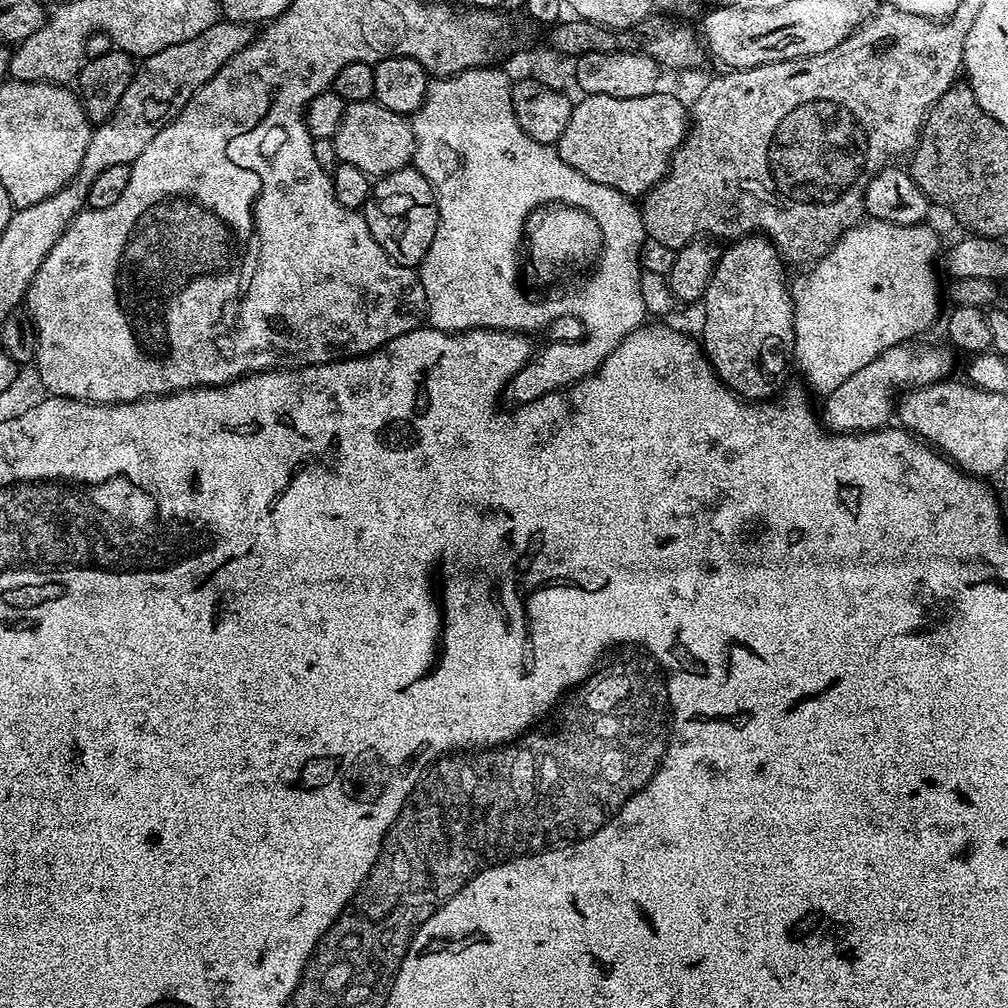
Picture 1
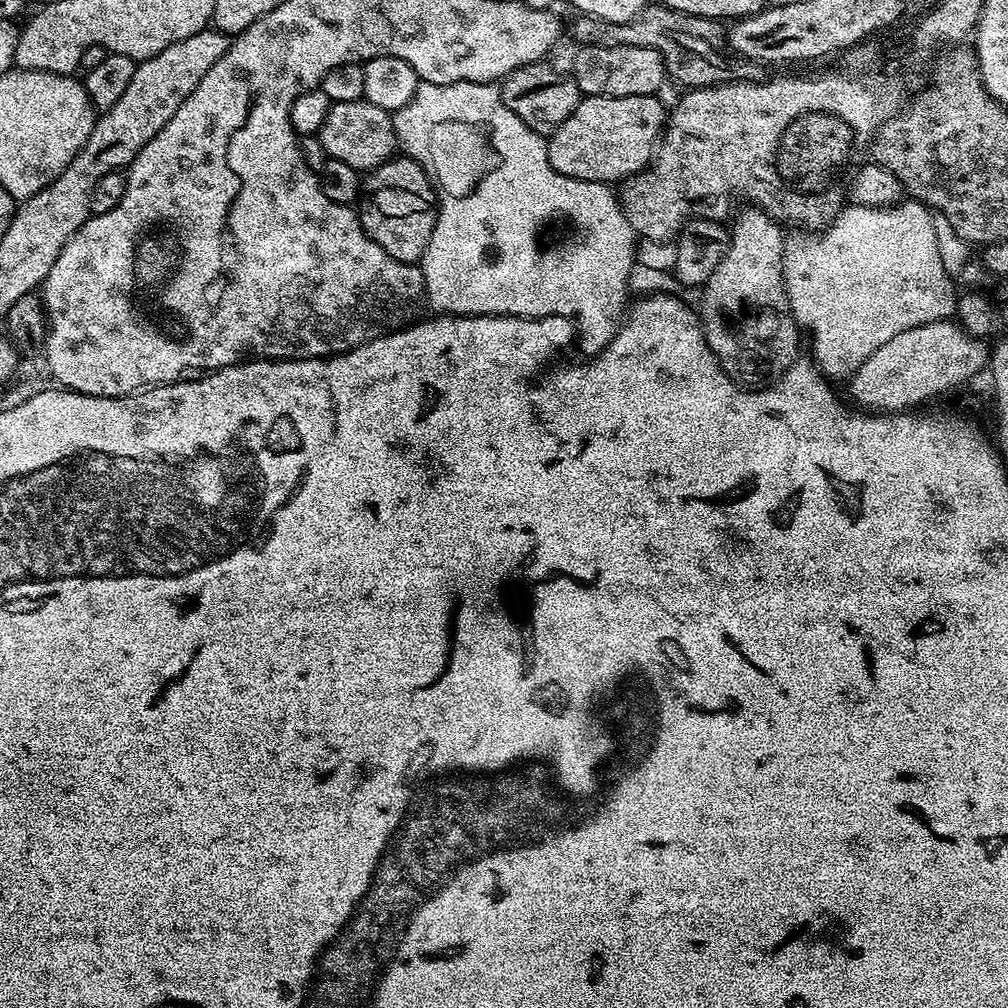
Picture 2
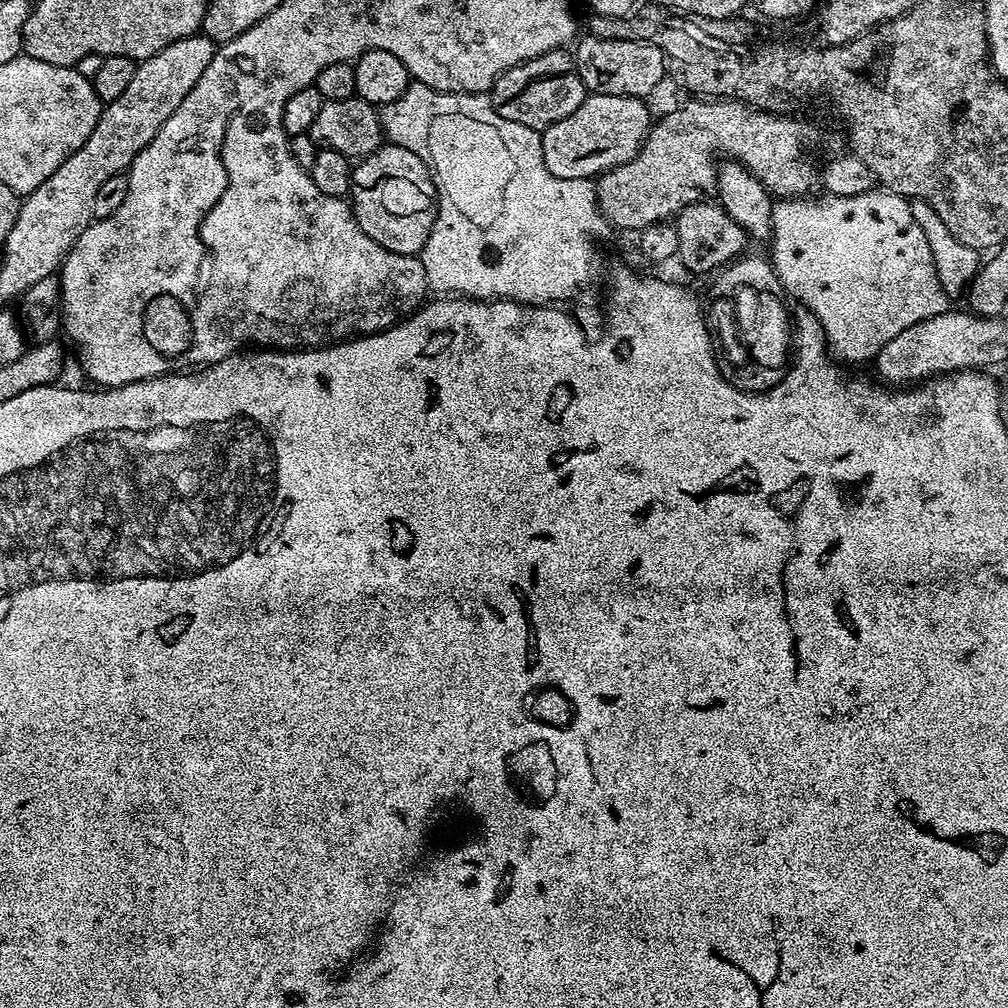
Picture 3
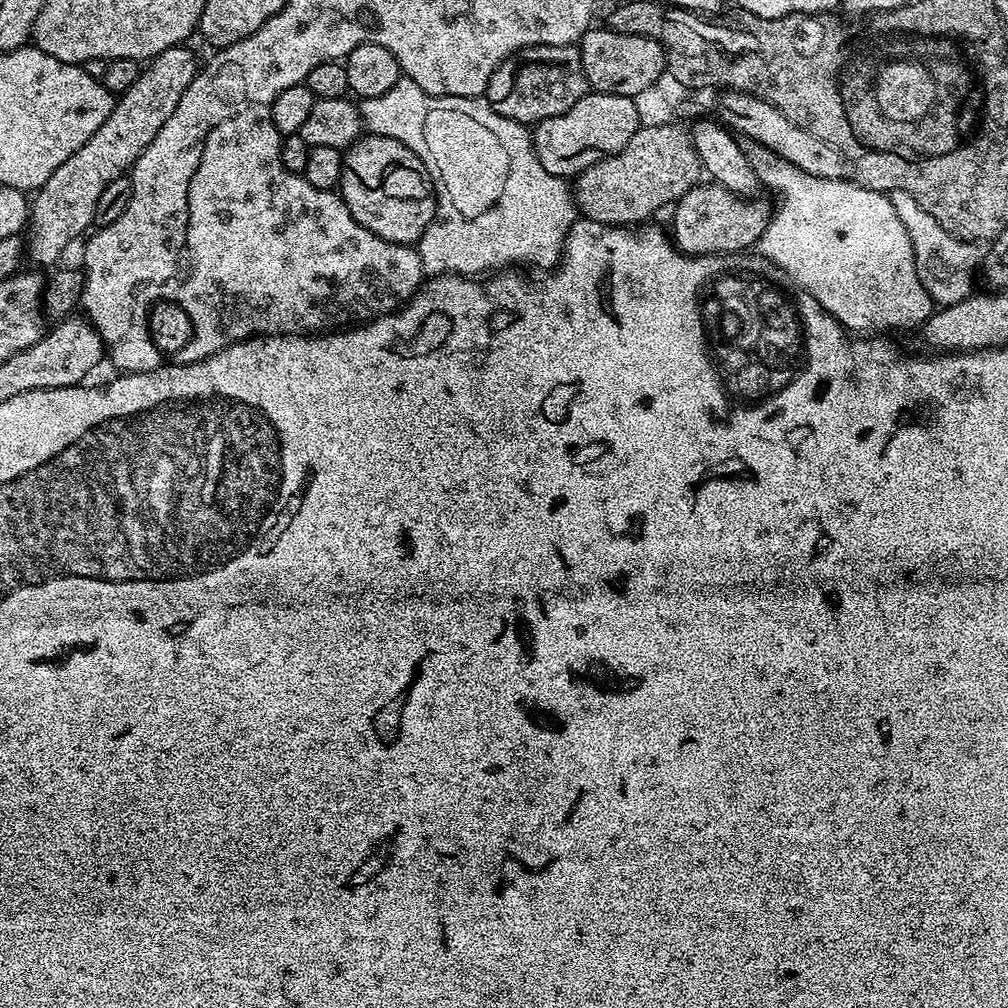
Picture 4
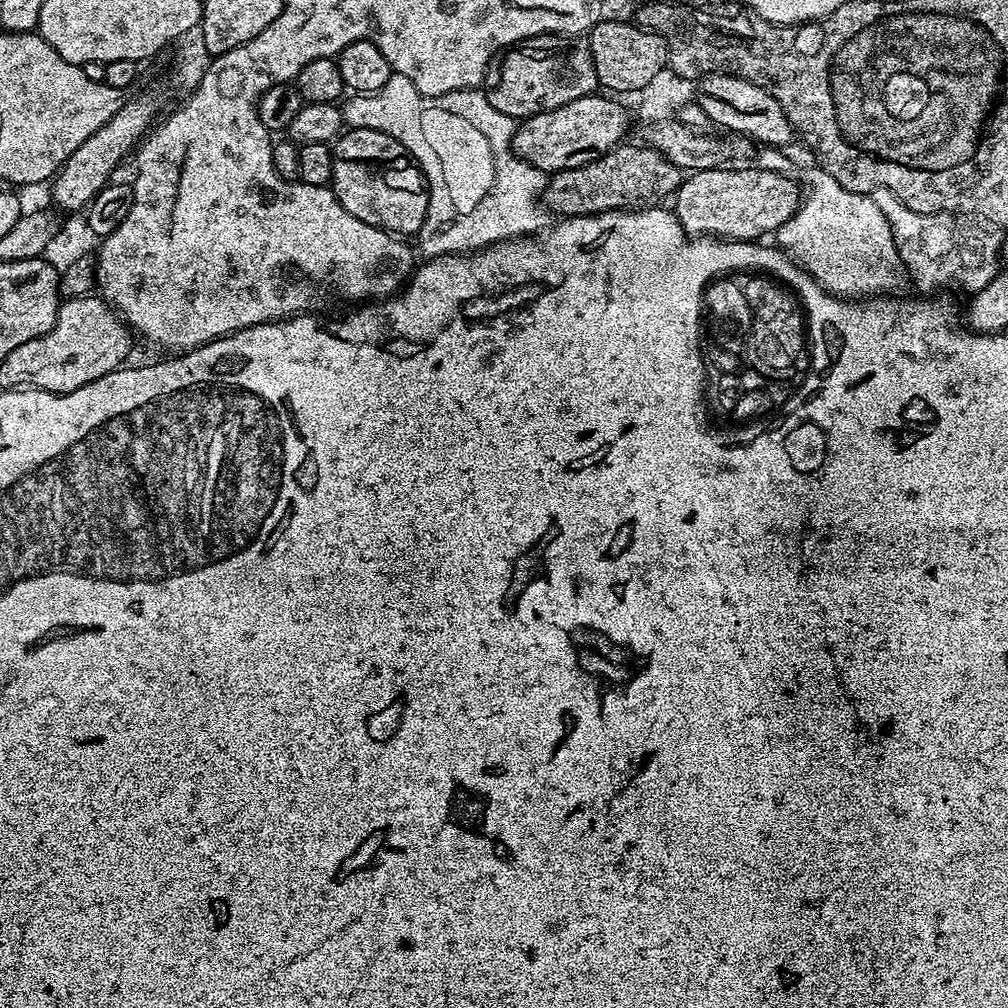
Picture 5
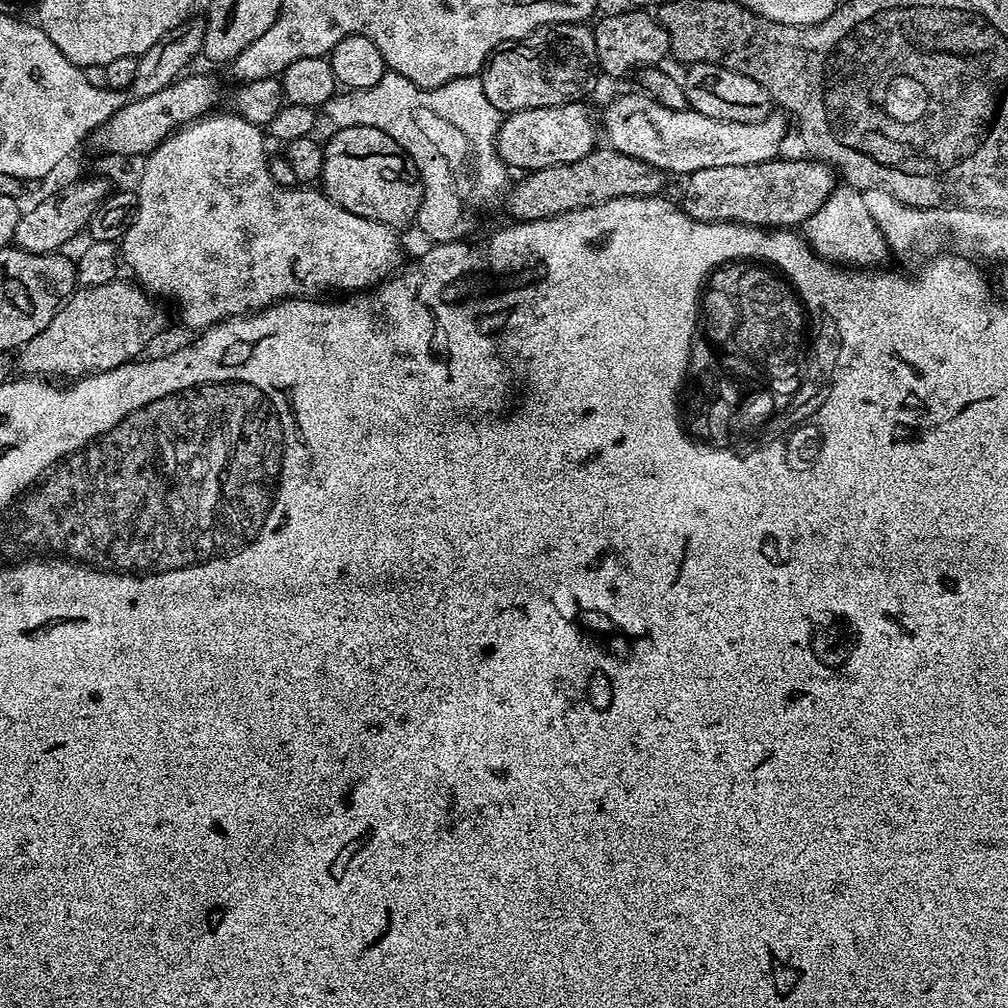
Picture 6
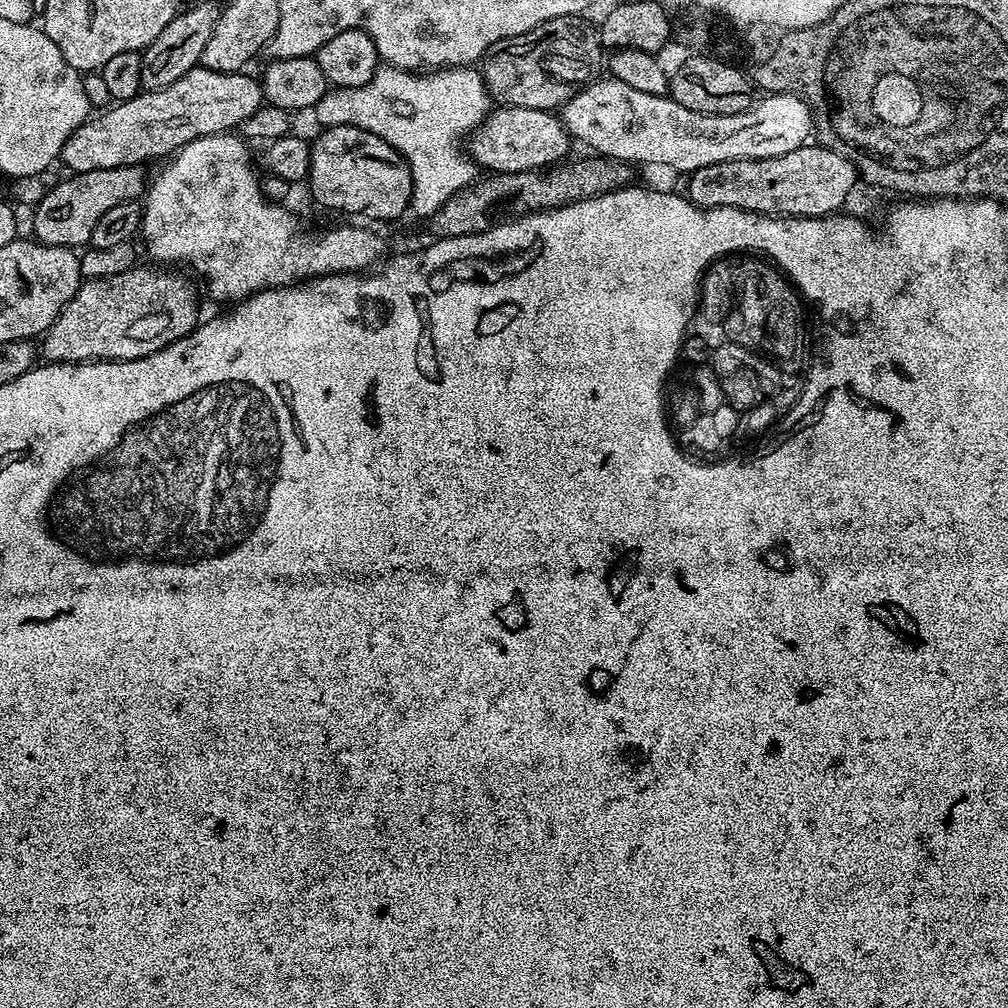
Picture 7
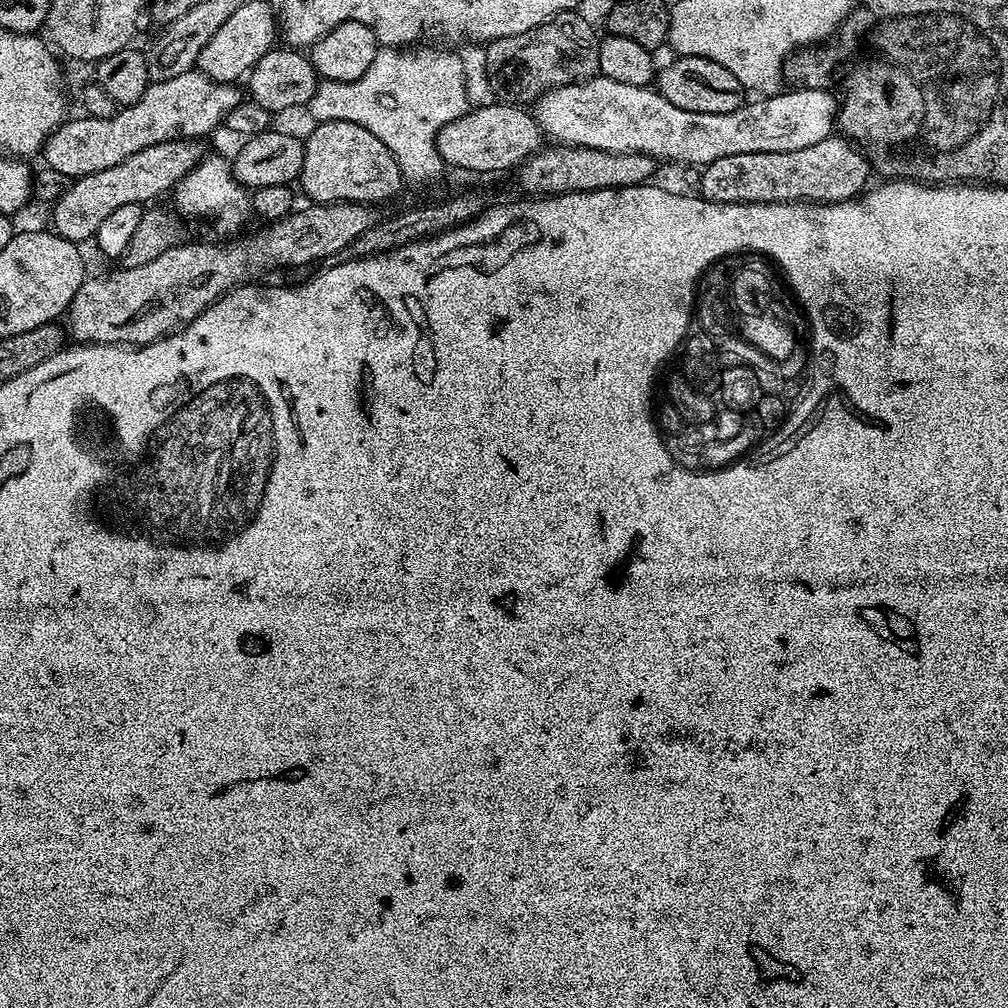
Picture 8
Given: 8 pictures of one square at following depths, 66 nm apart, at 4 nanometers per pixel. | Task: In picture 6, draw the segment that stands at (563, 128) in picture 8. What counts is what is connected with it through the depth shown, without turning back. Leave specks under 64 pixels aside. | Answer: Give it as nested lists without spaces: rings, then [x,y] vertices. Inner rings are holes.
[[[647,94],[639,95],[620,96],[609,102],[604,124],[602,120],[602,136],[608,139],[607,147],[630,154],[630,158],[638,158],[665,174],[687,174],[710,166],[750,166],[781,155],[780,143],[789,124],[783,115],[770,114],[758,122],[730,122],[706,118],[706,114],[688,108],[667,108]]]

